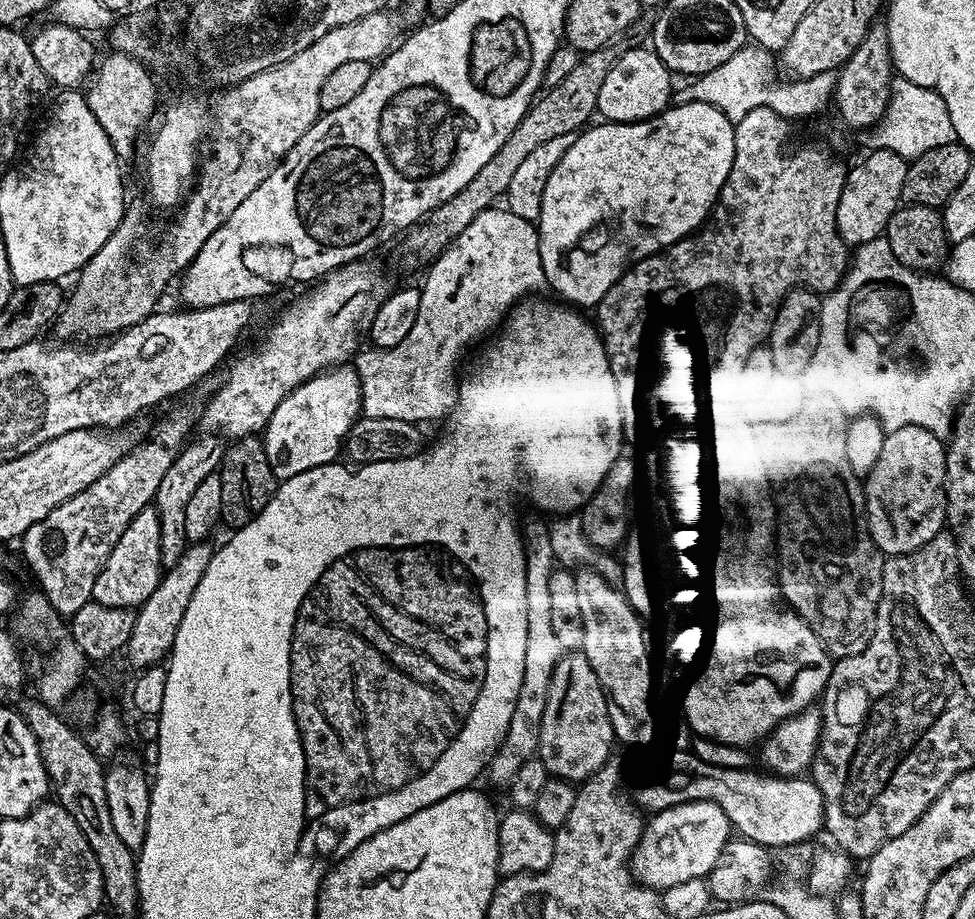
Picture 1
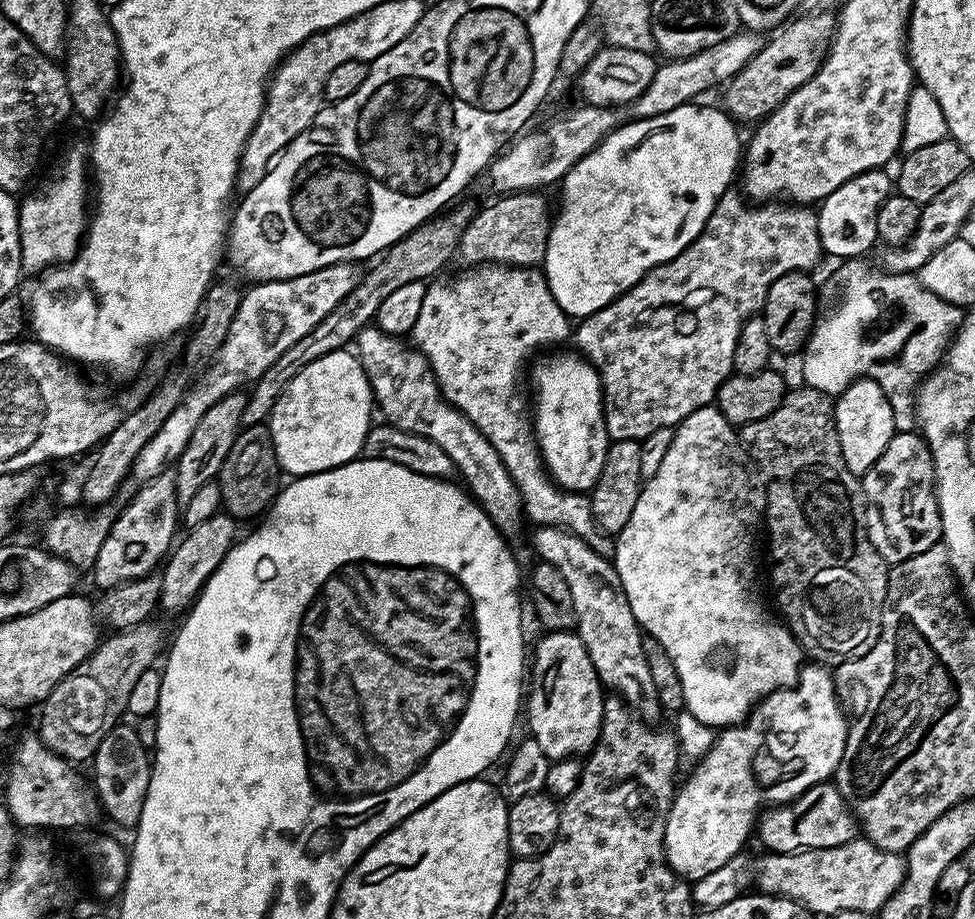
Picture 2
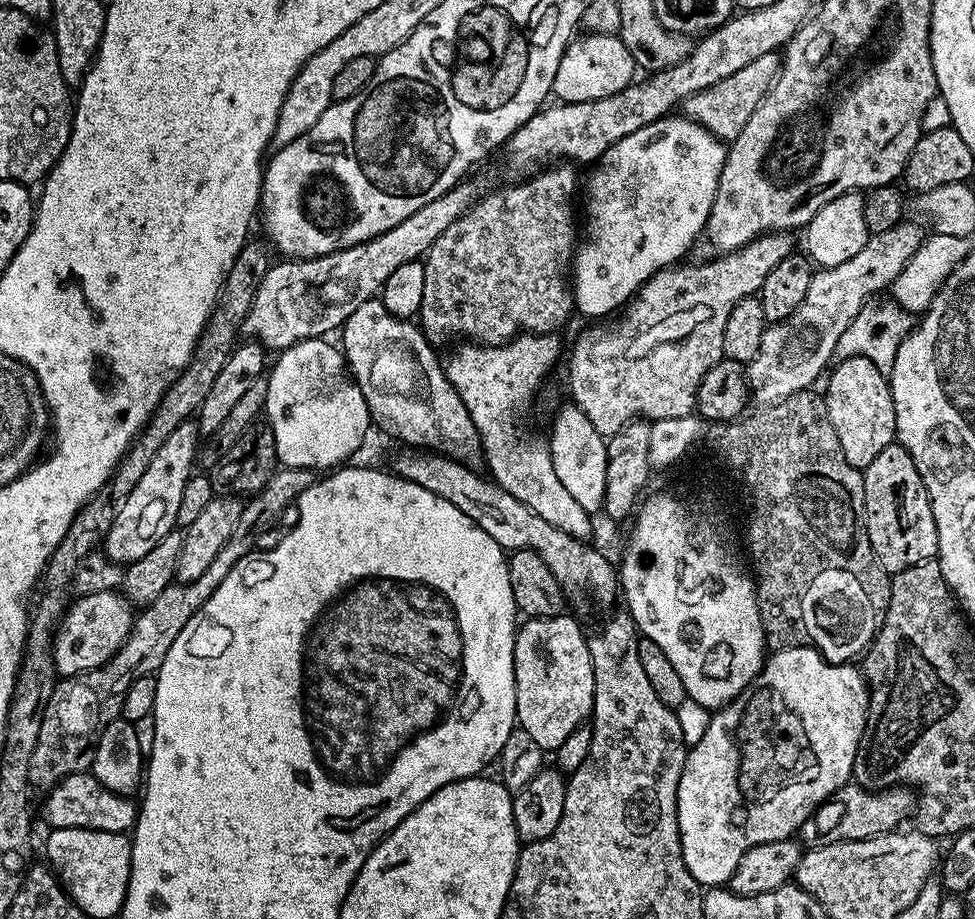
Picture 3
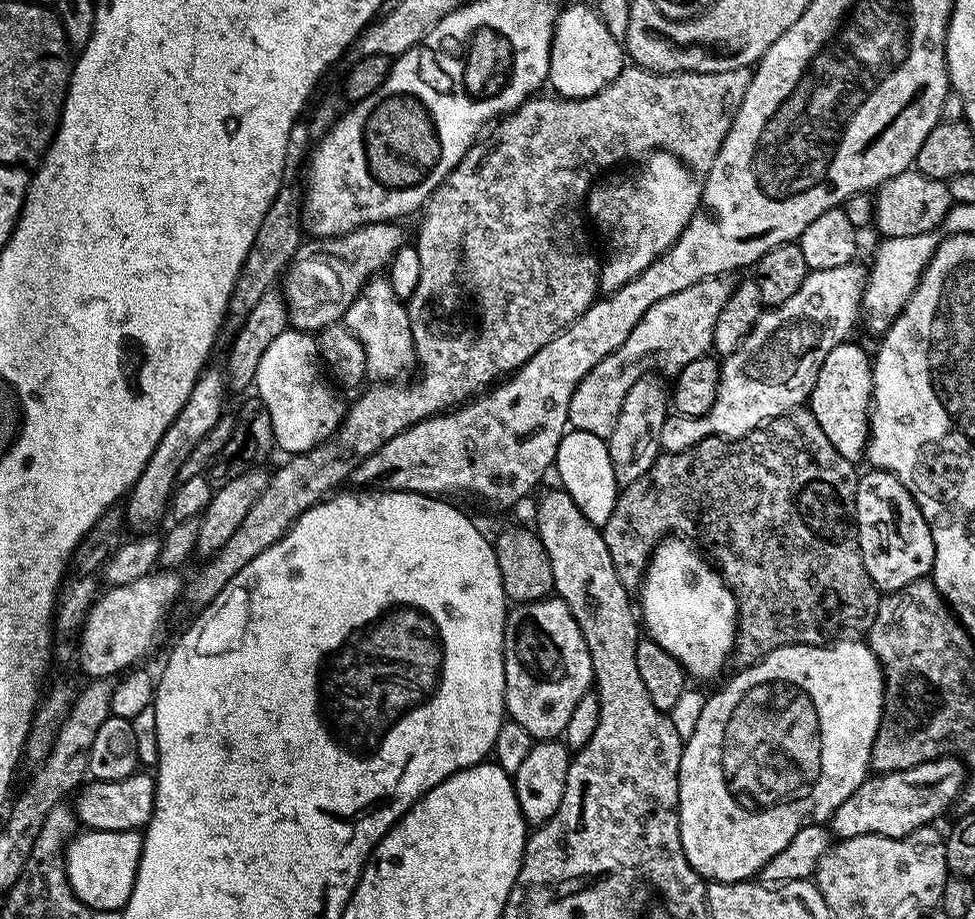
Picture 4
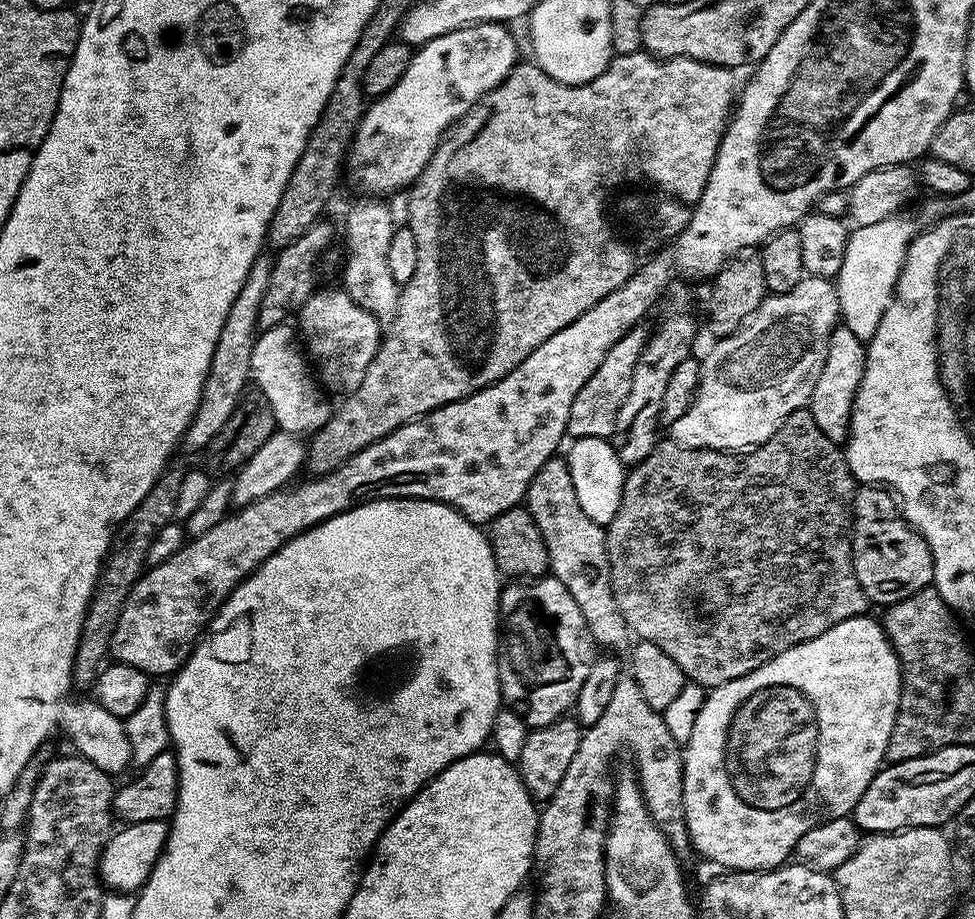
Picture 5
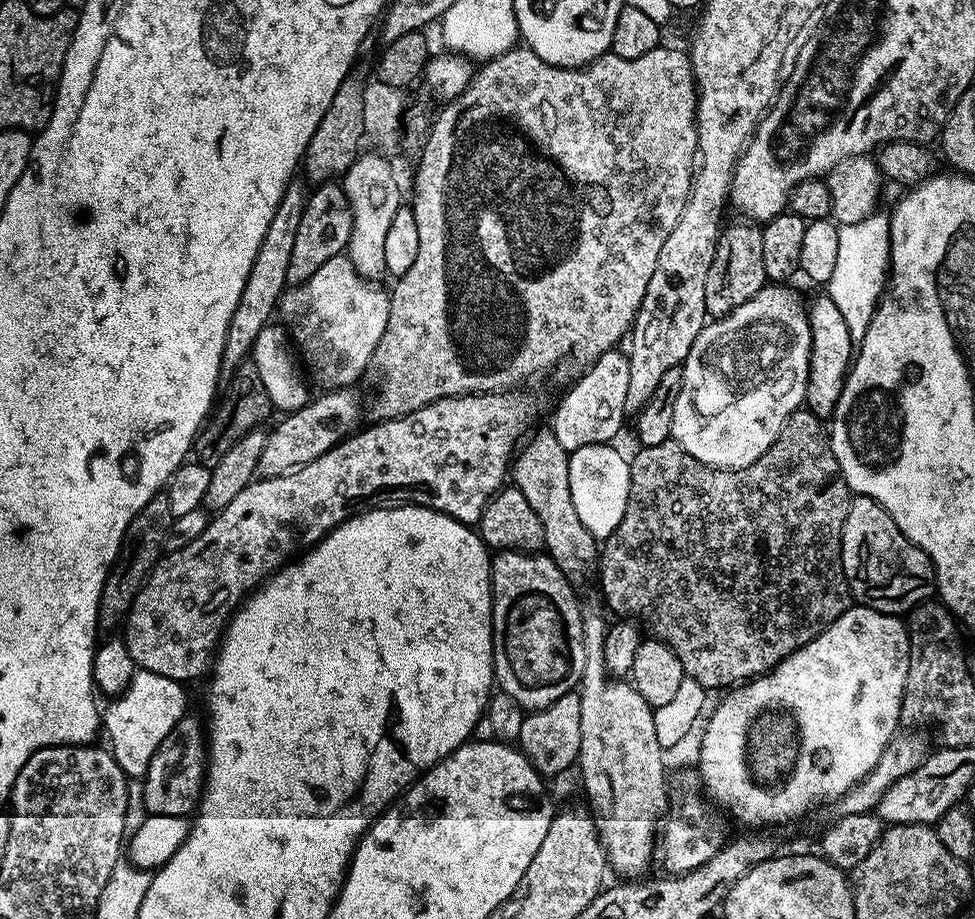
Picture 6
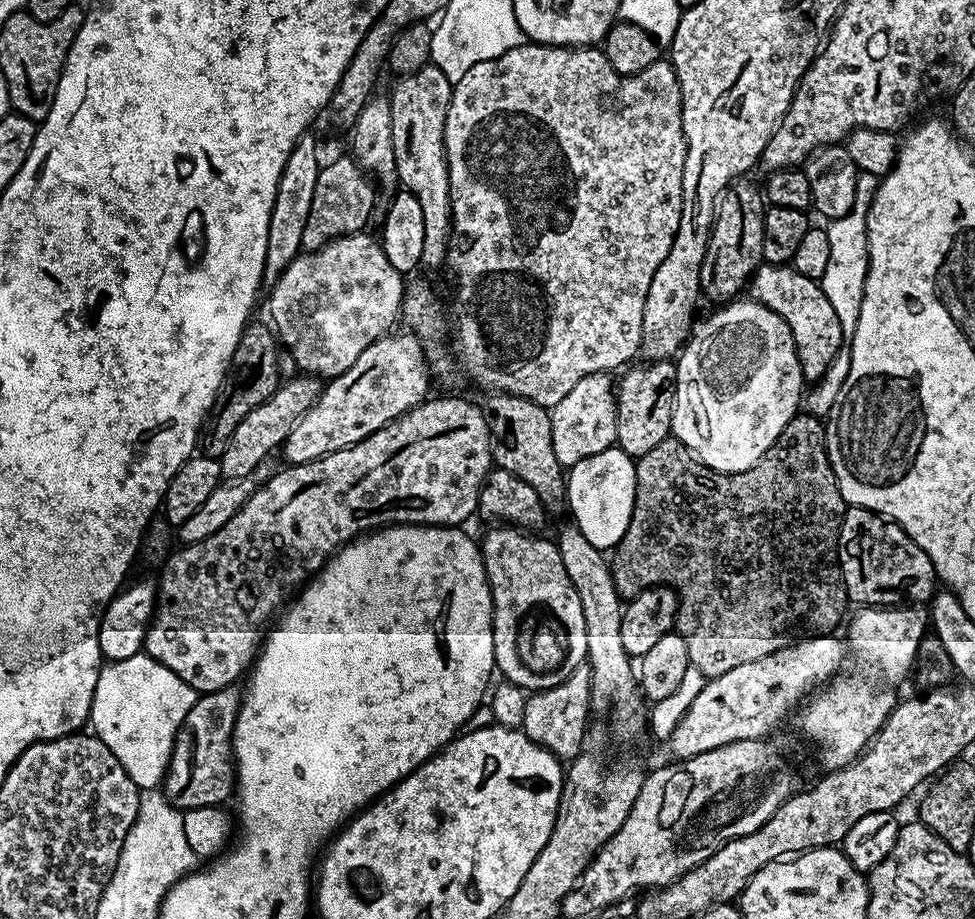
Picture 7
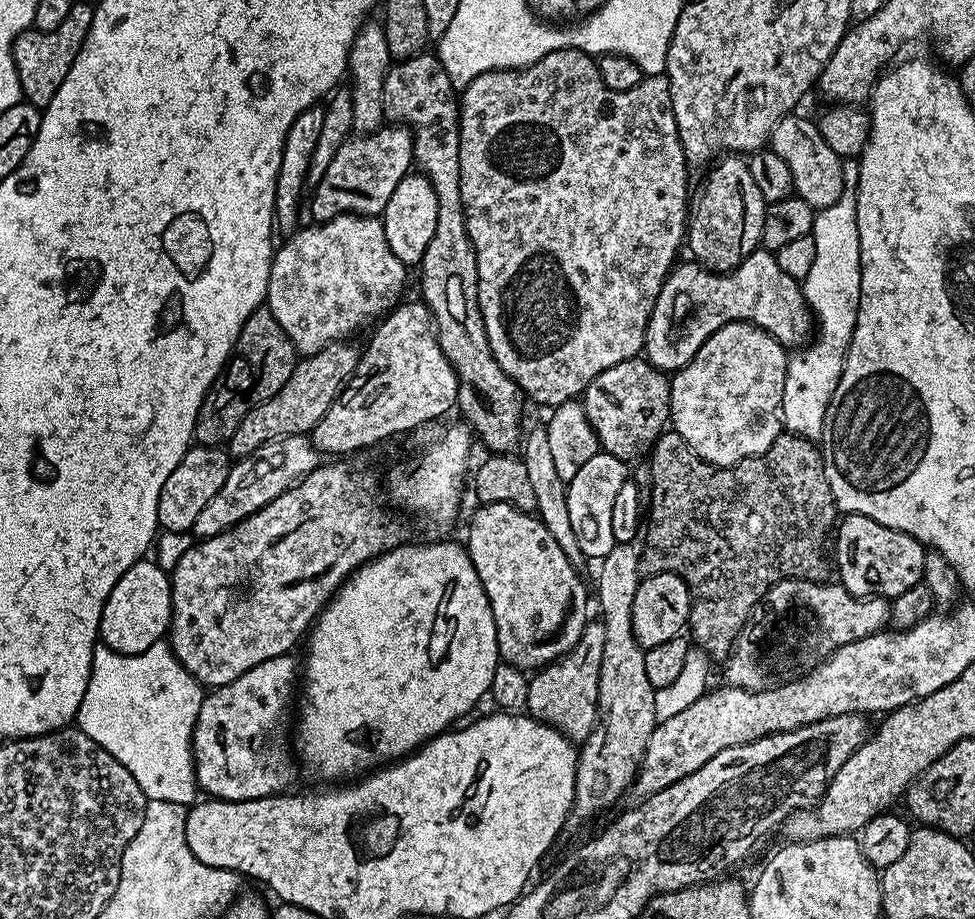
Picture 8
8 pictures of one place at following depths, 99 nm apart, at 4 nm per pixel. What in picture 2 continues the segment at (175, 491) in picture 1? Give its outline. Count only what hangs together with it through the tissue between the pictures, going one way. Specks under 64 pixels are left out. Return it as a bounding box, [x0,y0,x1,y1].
[174,390,248,506]

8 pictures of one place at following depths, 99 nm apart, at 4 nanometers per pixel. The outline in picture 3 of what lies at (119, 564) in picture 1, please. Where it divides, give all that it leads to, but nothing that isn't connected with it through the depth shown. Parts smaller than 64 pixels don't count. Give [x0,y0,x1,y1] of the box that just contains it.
[102,422,202,565]

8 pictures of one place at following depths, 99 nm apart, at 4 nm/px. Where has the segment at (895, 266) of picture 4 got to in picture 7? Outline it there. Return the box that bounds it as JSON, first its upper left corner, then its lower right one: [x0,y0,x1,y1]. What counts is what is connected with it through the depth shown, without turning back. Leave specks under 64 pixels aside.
[819,172,878,342]

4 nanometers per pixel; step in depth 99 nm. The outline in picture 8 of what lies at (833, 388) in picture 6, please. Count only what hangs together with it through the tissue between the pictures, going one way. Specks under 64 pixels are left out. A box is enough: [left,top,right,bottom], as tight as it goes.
[642,250,814,374]

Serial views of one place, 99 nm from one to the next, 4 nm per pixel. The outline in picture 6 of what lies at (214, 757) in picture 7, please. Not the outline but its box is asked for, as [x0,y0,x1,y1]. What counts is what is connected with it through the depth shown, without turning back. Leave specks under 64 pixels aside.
[142,714,206,817]

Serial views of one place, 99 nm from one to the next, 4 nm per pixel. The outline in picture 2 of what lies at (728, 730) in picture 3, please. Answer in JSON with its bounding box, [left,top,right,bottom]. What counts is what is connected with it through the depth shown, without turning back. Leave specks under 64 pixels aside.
[664,663,849,882]

